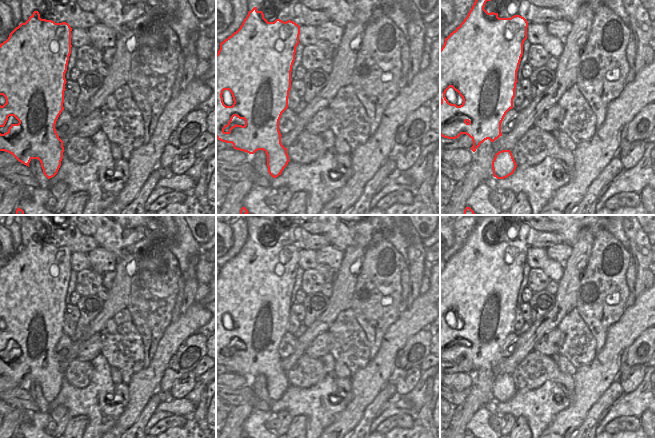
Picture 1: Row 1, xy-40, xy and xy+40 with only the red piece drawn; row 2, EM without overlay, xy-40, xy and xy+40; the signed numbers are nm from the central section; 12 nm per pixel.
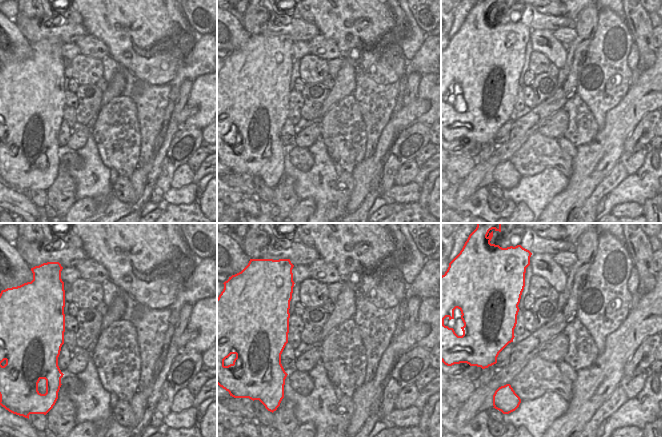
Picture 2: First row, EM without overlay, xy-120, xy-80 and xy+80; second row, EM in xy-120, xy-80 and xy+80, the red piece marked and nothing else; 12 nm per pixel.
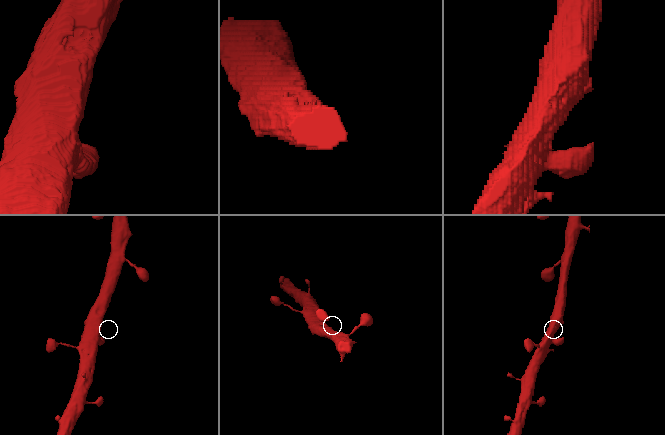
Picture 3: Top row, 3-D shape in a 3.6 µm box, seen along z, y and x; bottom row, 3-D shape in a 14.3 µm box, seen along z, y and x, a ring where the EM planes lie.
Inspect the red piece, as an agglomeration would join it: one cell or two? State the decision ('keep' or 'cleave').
keep

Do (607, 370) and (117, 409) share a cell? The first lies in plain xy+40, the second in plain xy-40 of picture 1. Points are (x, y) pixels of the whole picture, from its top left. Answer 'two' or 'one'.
two

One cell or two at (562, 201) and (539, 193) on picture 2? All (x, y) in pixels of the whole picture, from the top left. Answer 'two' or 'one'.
two

